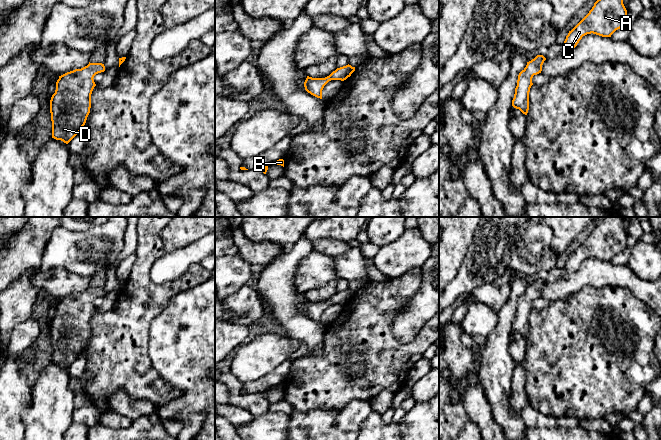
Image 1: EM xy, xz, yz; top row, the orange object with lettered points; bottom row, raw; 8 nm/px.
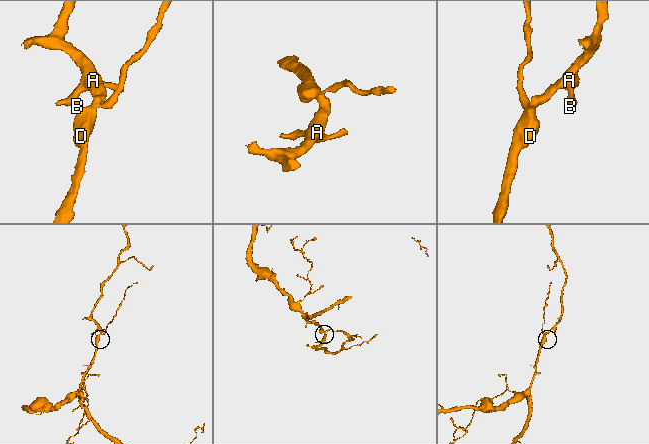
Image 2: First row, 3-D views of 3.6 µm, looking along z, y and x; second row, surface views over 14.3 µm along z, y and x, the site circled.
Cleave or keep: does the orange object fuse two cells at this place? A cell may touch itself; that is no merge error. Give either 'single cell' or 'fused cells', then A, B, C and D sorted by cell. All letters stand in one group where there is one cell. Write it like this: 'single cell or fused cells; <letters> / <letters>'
single cell; A B C D

